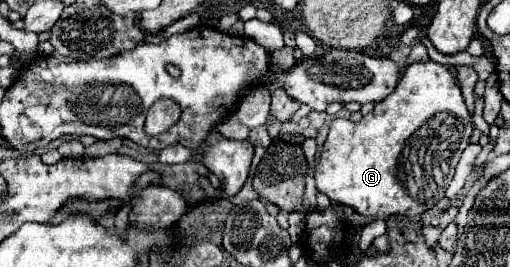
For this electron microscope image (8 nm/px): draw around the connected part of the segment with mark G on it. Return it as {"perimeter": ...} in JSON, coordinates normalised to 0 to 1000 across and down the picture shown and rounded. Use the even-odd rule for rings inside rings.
{"perimeter":[[[845,221],[814,228],[790,266],[775,341],[735,386],[731,416],[712,431],[708,453],[657,446],[649,461],[649,491],[614,648],[622,715],[724,820],[759,820],[767,805],[818,813],[869,745],[884,663],[892,655],[896,603],[920,543],[924,491],[924,431],[884,266]]]}

